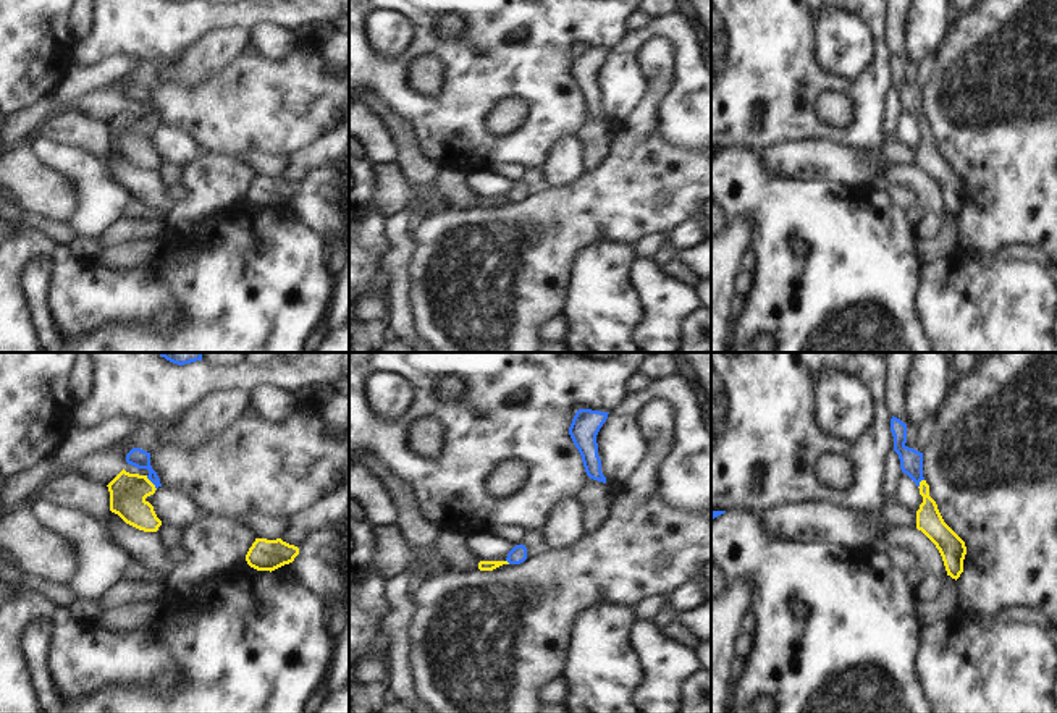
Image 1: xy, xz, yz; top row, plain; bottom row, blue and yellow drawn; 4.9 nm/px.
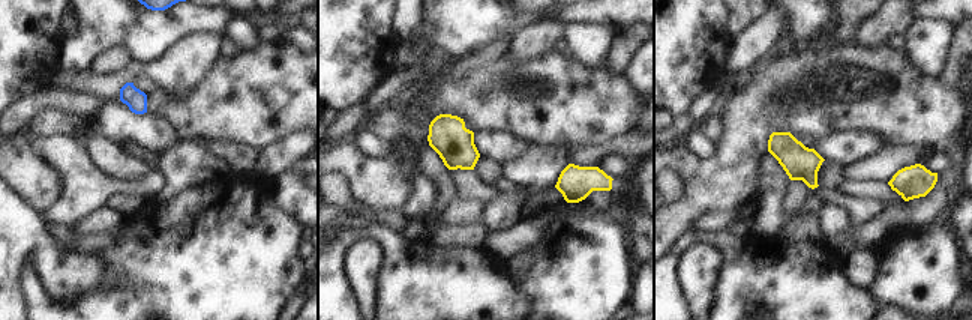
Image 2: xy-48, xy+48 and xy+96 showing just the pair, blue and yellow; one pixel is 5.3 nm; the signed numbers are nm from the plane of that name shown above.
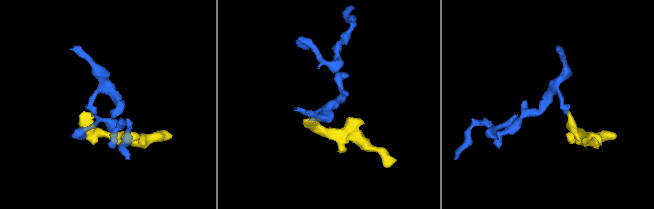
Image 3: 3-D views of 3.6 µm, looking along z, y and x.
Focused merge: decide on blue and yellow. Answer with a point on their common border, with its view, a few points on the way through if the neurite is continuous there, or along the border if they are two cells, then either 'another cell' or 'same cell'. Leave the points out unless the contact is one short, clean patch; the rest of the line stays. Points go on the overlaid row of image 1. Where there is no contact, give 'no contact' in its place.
xy (151, 480) | across xy (138, 458), (151, 471), (151, 480), (128, 492) | same cell

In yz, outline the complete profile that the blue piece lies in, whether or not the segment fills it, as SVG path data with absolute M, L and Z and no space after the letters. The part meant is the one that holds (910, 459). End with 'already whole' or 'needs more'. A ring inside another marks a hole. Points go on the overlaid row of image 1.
M892 416L891 432L894 437L894 451L900 459L900 469L916 483L923 496L923 503L916 511L916 529L936 545L947 576L957 580L963 572L963 559L966 555L965 542L944 522L936 501L929 496L929 485L923 477L923 453L905 445L907 424Z | needs more

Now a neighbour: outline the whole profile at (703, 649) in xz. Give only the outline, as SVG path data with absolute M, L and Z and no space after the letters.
M698 640L695 648L700 666L703 671L711 671L711 640Z

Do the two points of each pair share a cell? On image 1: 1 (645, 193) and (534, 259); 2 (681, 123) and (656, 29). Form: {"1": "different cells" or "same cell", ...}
{"1": "same cell", "2": "same cell"}

